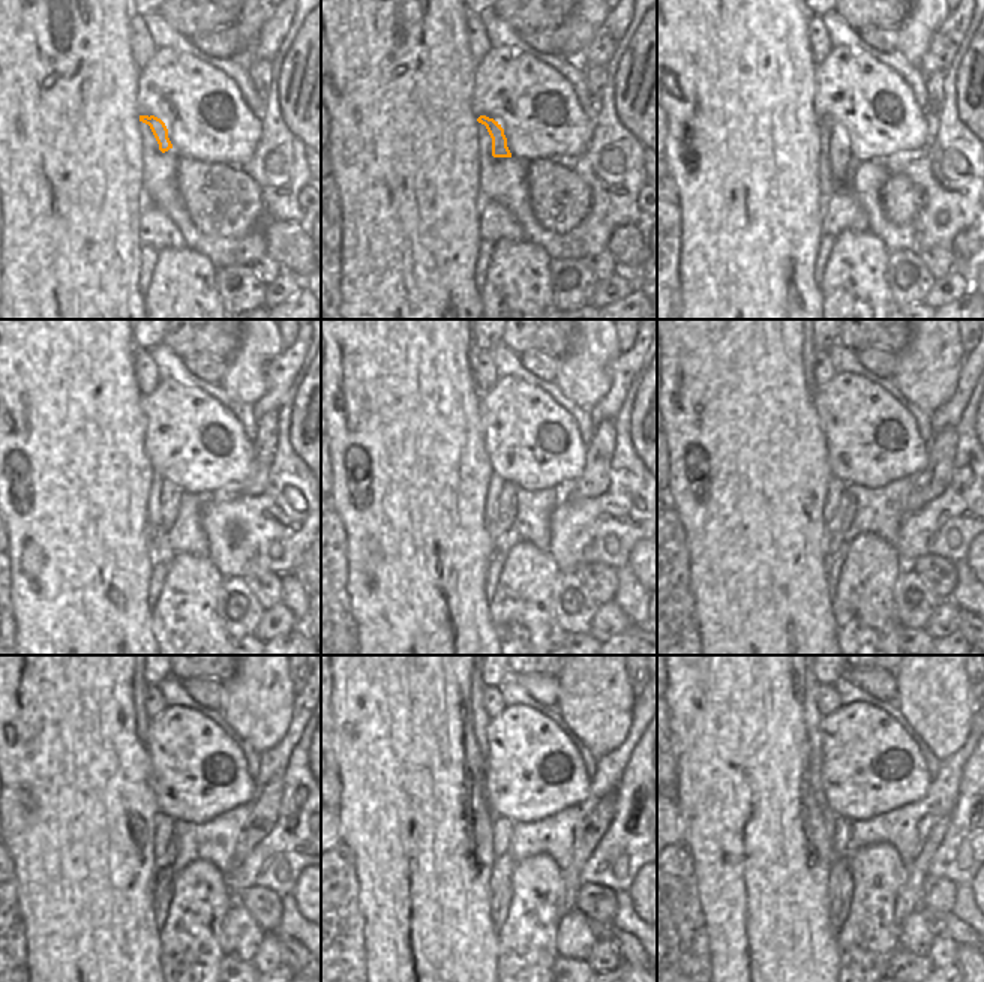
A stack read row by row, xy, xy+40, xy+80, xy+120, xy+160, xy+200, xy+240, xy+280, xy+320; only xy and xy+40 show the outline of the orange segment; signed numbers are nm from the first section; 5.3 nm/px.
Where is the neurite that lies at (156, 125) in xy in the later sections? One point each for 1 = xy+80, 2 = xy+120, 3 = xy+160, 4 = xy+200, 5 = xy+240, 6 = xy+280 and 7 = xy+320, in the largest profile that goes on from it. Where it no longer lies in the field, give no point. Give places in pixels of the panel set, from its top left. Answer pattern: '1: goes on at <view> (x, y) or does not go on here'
1: goes on at xy+80 (843, 164)
2: goes on at xy+120 (171, 493)
3: goes on at xy+160 (507, 502)
4: goes on at xy+200 (834, 531)
5: goes on at xy+240 (164, 873)
6: goes on at xy+280 (501, 865)
7: goes on at xy+320 (839, 877)

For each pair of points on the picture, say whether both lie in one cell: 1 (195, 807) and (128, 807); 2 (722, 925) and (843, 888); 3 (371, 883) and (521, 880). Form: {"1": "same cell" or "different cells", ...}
{"1": "different cells", "2": "different cells", "3": "different cells"}

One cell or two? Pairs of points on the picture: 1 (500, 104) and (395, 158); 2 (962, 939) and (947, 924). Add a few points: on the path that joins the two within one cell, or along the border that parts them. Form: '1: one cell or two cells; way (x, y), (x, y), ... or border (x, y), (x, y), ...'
1: two cells; border (474, 80), (471, 113), (476, 119)
2: one cell; way (959, 936), (950, 927)

